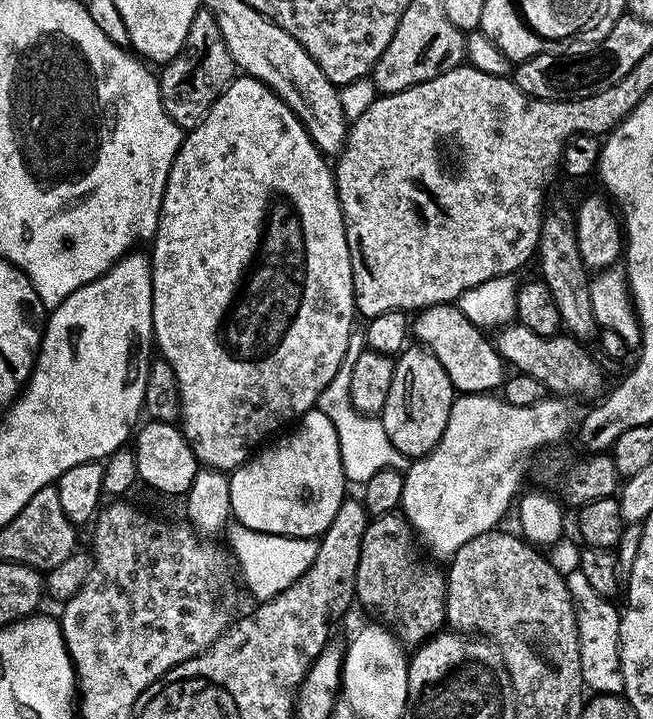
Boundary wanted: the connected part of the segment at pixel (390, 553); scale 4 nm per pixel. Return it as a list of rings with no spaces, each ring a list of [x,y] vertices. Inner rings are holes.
[[[385,514],[369,519],[366,534],[362,534],[362,558],[358,558],[356,579],[355,599],[377,612],[379,619],[408,646],[423,645],[446,624],[445,573],[438,565],[424,561],[416,542],[414,529],[403,515]]]

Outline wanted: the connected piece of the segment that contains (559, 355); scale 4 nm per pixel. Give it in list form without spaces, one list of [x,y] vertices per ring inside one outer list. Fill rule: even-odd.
[[[519,322],[501,327],[498,335],[500,337],[495,337],[494,345],[501,358],[511,367],[513,364],[517,373],[534,378],[547,391],[549,388],[552,391],[549,393],[560,398],[601,395],[600,368],[596,365],[595,358],[587,352],[589,349],[574,337],[567,334],[539,336]]]

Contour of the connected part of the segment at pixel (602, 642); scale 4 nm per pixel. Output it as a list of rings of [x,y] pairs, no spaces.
[[[578,566],[565,573],[567,589],[576,607],[579,632],[579,658],[585,687],[599,695],[621,695],[624,691],[620,662],[621,611],[607,597],[599,595]]]

